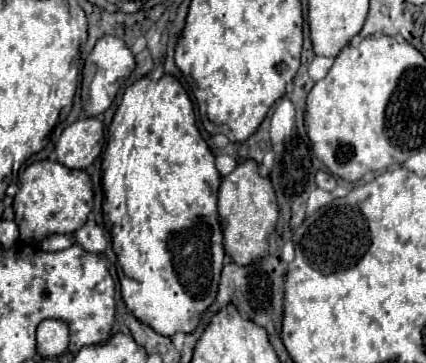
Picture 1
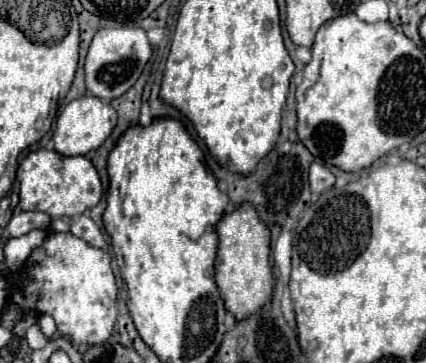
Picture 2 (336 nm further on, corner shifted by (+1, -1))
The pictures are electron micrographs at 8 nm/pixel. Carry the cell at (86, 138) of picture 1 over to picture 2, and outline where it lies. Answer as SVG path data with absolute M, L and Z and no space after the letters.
M84 95L80 99L74 99L64 107L64 111L58 117L54 131L56 151L66 157L88 155L90 151L96 151L104 143L104 139L112 133L114 125L116 125L116 111L108 103L102 103L94 95Z

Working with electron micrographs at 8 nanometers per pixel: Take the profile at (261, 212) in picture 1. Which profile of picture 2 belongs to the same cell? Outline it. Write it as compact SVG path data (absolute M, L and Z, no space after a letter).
M236 205L232 213L224 213L222 219L216 225L218 233L218 255L216 255L216 283L222 293L222 299L226 303L226 309L234 313L236 319L244 319L246 315L258 311L264 301L272 293L272 267L270 267L270 231L268 227L260 221L256 209L252 205Z

